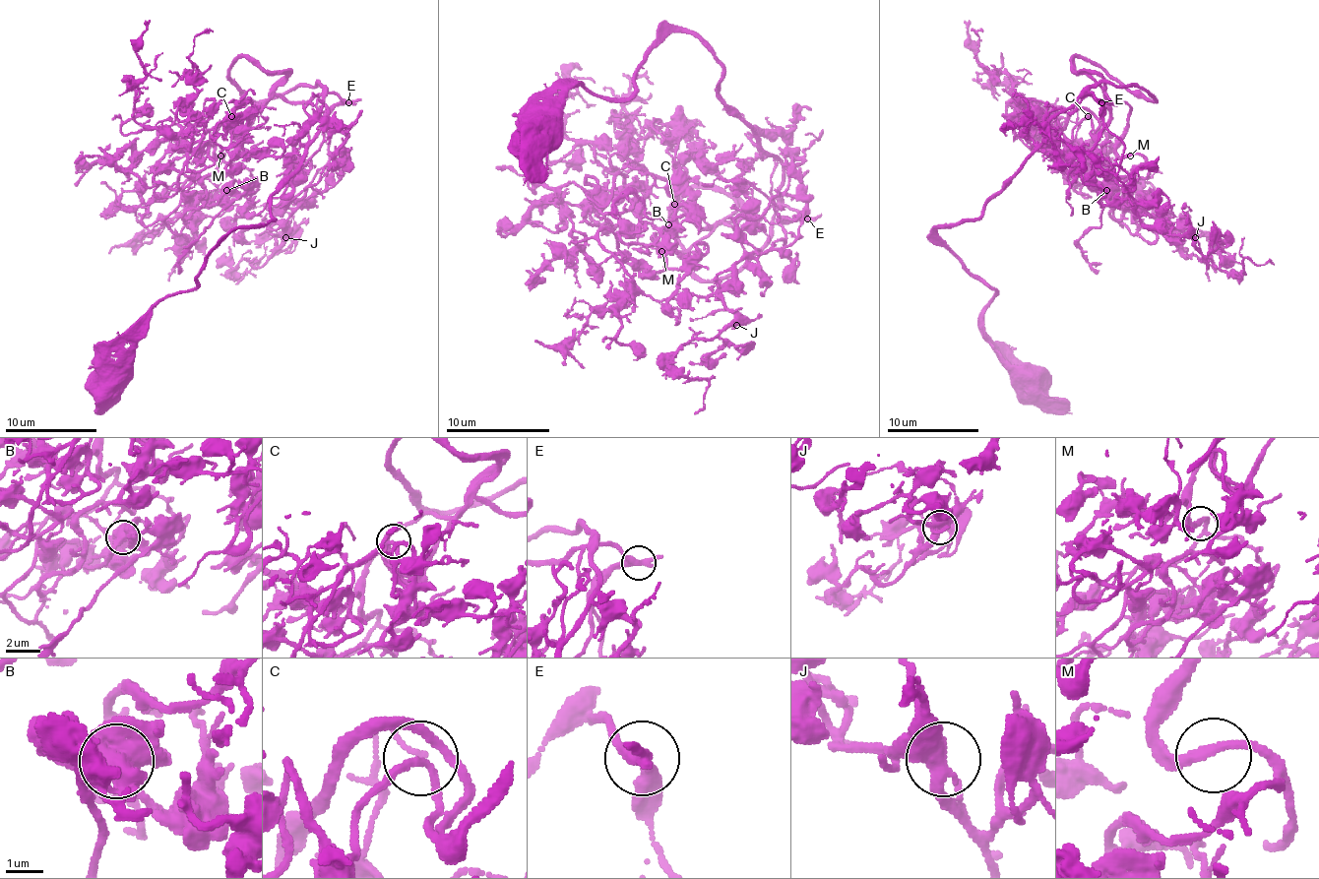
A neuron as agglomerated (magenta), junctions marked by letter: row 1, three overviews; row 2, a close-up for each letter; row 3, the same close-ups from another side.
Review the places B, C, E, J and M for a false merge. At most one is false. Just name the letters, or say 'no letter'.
no letter

